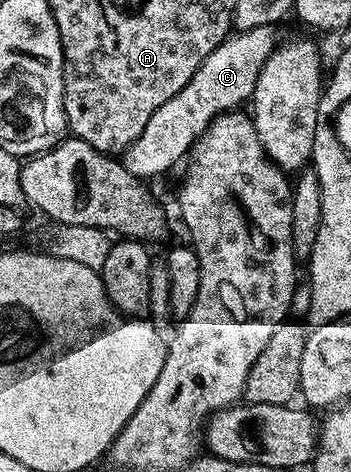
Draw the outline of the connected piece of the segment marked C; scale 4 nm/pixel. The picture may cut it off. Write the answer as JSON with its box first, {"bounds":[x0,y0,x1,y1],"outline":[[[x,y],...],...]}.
{"bounds":[121,26,276,181],"outline":[[[270,26],[235,31],[228,35],[221,45],[217,45],[217,49],[213,49],[213,53],[209,53],[209,57],[201,61],[197,73],[189,77],[185,89],[181,89],[181,93],[173,93],[173,97],[169,97],[169,101],[165,101],[165,105],[161,105],[161,109],[157,109],[157,113],[149,117],[149,125],[145,125],[145,133],[141,133],[141,137],[137,137],[137,141],[133,141],[127,146],[126,151],[122,152],[121,162],[125,165],[125,169],[129,169],[129,173],[144,181],[151,181],[154,175],[165,174],[182,155],[184,158],[190,152],[201,137],[201,133],[214,121],[216,115],[224,115],[226,111],[242,108],[244,106],[242,103],[246,99],[248,102],[254,96],[257,77],[265,61],[269,61],[269,57],[276,49],[275,30],[274,26]]]}

